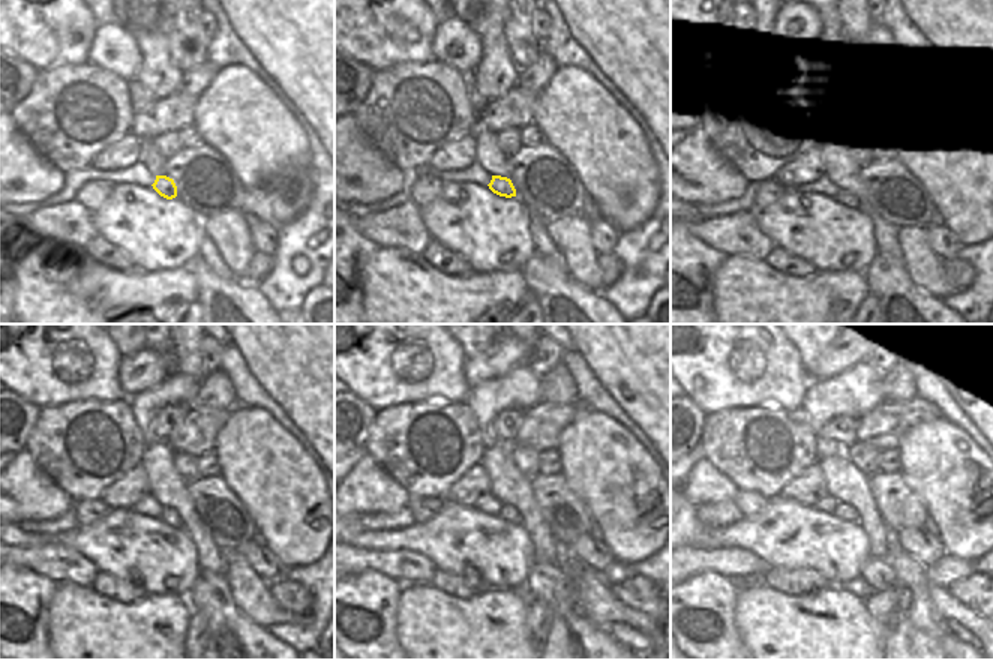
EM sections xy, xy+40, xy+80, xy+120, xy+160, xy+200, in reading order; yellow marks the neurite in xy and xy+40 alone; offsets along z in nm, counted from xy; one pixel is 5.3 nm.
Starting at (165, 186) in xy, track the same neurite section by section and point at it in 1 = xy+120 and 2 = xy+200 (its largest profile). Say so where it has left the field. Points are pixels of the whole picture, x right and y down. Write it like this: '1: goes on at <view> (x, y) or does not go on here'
1: goes on at xy+120 (173, 518)
2: goes on at xy+200 (845, 512)

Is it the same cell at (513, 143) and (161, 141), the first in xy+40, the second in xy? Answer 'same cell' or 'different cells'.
same cell

